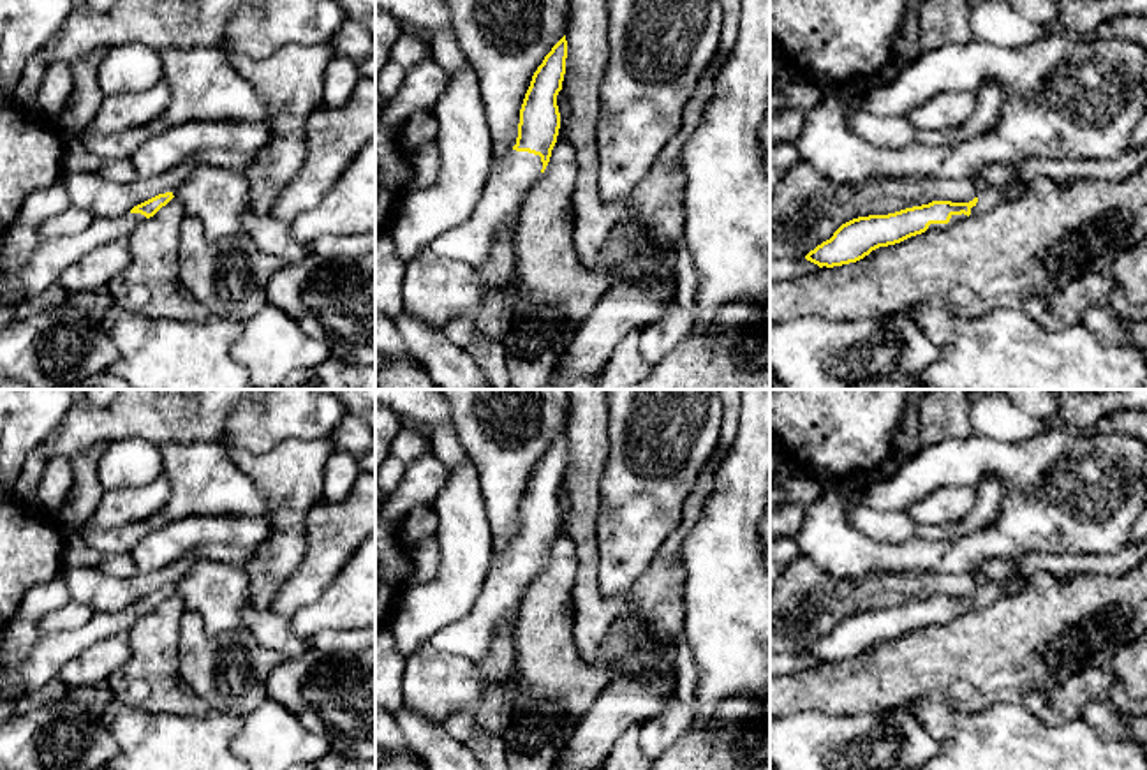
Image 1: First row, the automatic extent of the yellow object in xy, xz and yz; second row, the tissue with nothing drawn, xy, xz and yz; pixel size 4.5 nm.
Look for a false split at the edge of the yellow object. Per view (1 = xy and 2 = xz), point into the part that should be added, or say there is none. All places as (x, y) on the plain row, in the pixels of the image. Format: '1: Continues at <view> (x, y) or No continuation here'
1: Continues at xy (50, 652)
2: Continues at xz (511, 571)

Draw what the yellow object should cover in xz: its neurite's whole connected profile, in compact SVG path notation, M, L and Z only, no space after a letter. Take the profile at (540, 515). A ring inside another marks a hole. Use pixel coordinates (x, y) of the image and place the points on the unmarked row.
M566 430L551 442L532 470L525 488L518 532L513 544L492 553L483 589L467 617L442 627L430 638L430 645L474 664L481 661L497 627L514 622L523 596L544 567L560 523L557 490L566 469Z

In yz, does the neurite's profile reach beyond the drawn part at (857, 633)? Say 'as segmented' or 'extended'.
extended

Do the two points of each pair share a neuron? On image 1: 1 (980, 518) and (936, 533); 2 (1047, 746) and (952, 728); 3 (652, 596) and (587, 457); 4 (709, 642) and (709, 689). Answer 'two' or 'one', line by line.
1: one
2: one
3: two
4: one

